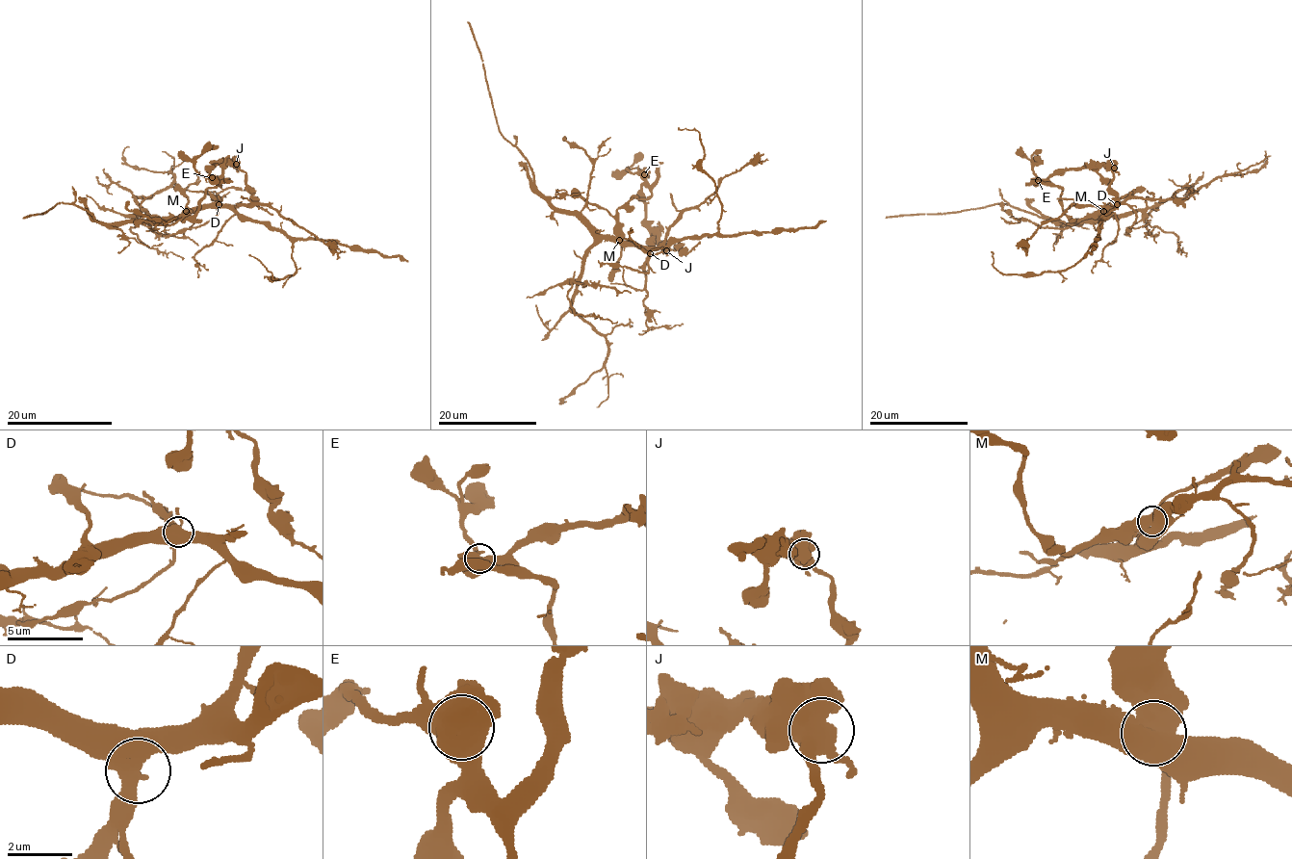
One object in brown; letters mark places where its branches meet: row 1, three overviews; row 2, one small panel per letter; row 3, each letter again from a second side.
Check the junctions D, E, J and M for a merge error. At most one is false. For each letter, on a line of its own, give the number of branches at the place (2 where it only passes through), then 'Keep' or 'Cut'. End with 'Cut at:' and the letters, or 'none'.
D: Branches: 3. Keep
E: Branches: 3. Keep
J: Branches: 3. Keep
M: Branches: 3. Cut
Cut at: M

